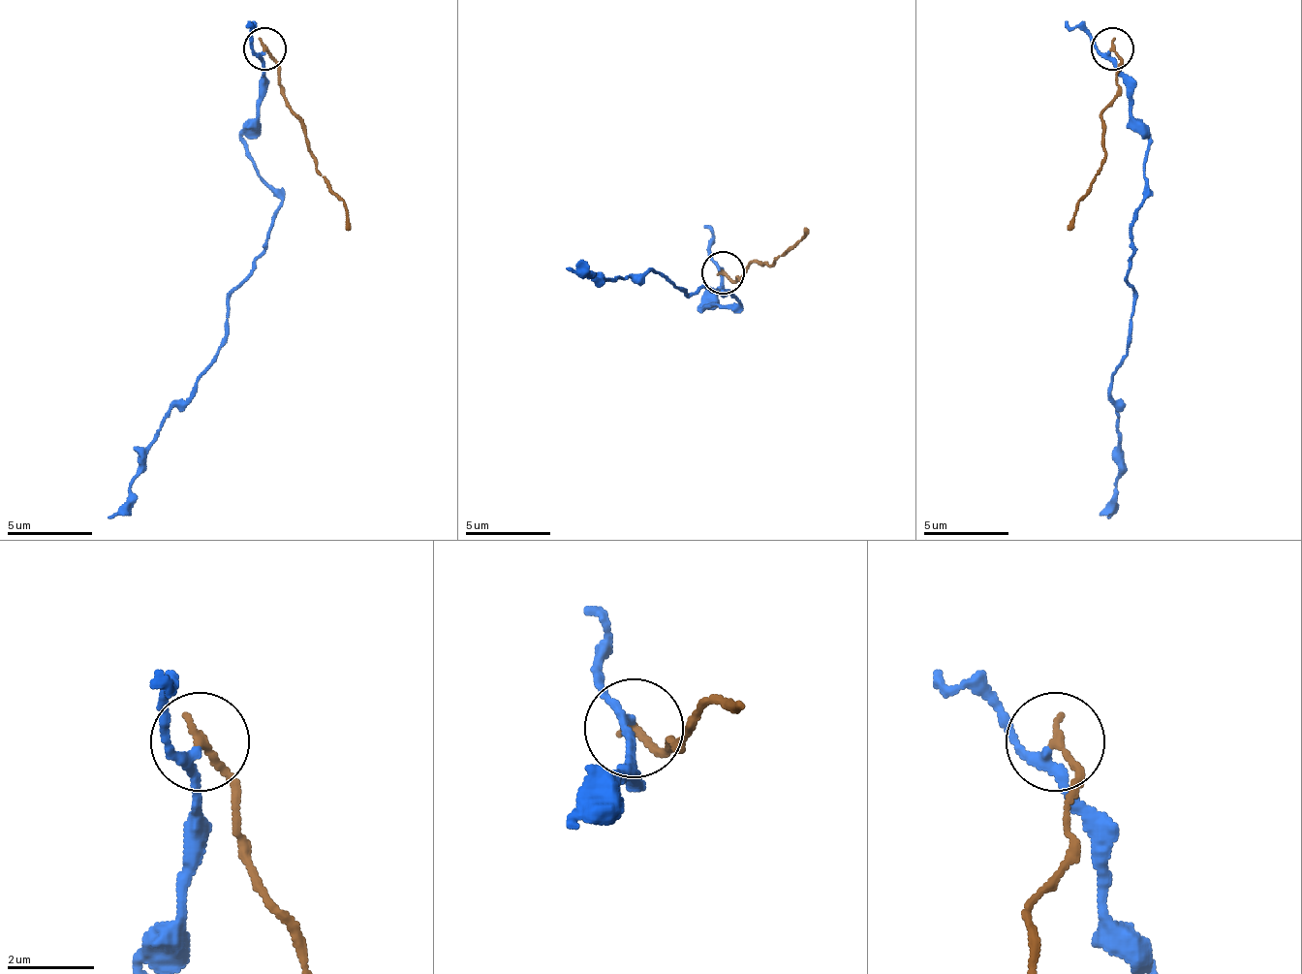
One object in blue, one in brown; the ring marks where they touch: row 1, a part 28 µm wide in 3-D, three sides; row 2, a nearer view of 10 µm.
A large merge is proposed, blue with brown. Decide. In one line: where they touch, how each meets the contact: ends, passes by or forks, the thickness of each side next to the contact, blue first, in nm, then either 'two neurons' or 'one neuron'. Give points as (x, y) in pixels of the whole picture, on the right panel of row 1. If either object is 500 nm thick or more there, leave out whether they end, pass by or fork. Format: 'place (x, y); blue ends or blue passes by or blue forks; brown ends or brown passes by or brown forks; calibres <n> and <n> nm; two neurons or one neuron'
place (1112, 48); blue passes by; brown ends; calibres 190 and 200 nm; two neurons

